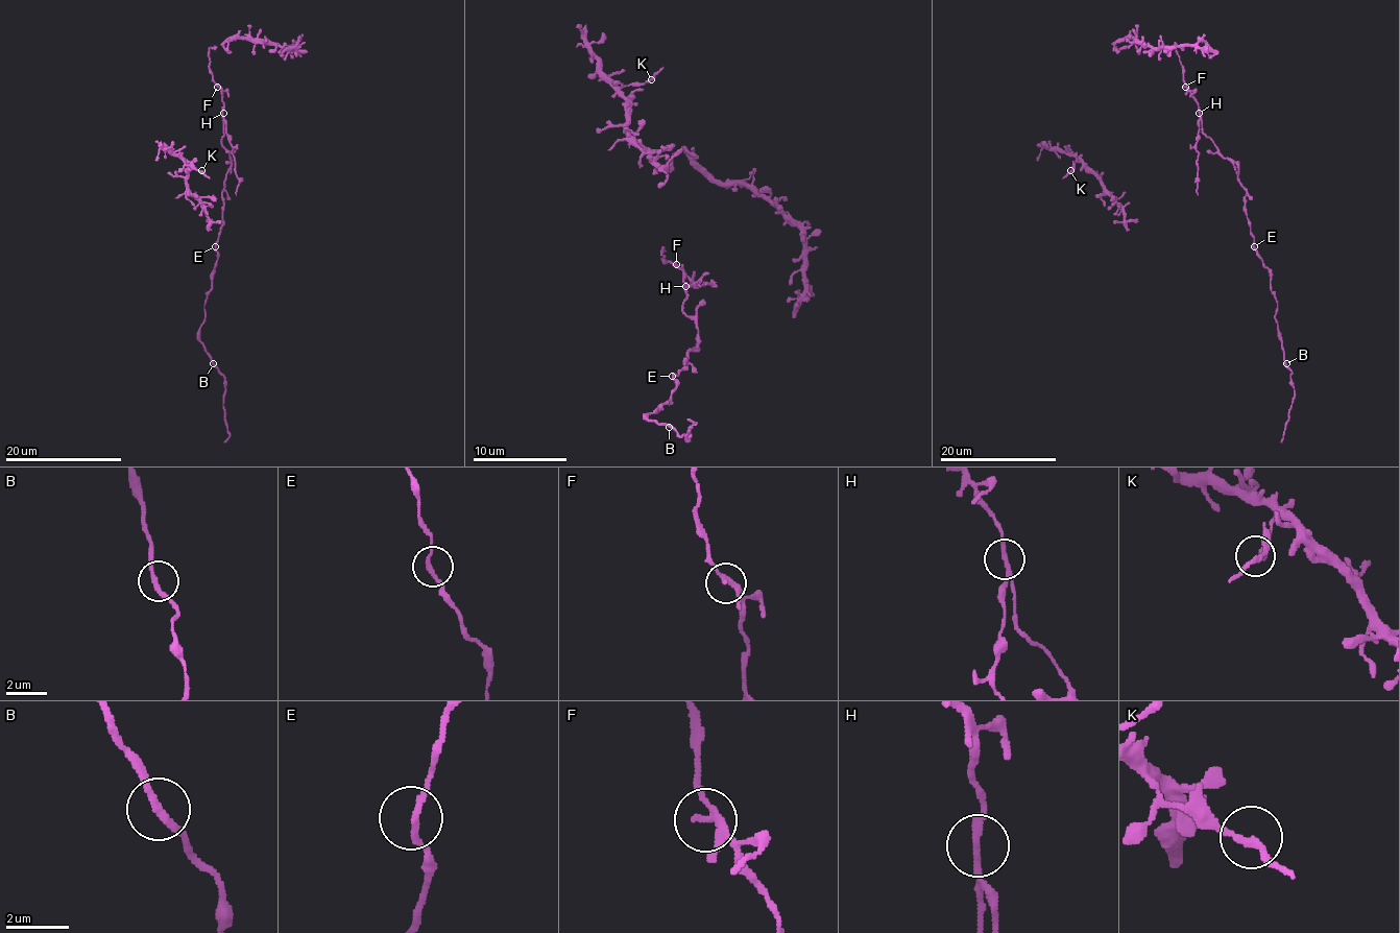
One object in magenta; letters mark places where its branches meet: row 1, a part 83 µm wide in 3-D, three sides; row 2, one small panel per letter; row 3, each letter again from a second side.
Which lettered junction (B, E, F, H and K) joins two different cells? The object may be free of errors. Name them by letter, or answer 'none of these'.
H

